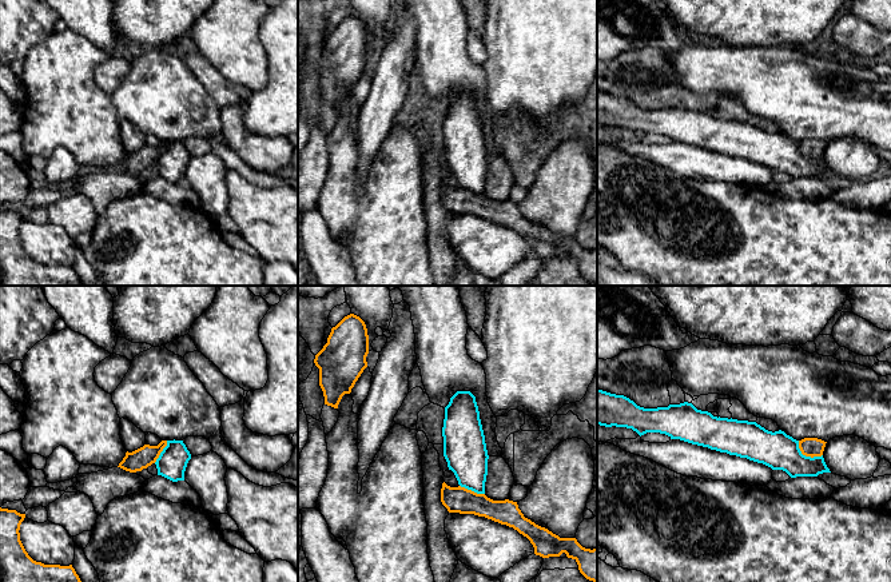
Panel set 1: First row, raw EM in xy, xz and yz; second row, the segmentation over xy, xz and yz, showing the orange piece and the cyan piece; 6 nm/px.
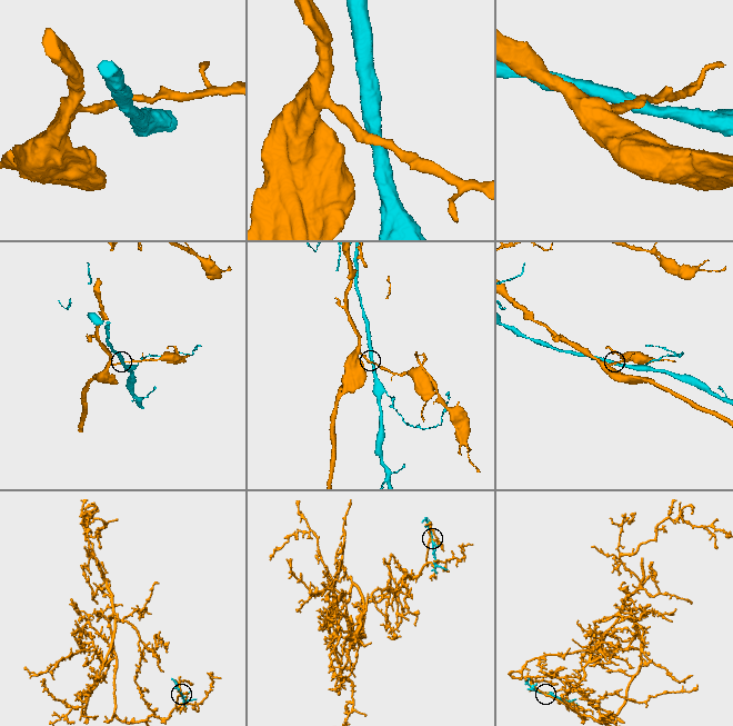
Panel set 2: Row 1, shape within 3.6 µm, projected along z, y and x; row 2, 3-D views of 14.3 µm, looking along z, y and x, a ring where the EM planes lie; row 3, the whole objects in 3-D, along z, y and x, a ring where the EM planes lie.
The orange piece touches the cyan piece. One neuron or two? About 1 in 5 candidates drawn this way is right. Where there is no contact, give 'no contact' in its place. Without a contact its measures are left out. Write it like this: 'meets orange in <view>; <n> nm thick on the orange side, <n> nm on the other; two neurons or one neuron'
meets orange in yz; 110 nm thick on the orange side, 220 nm on the other; two neurons

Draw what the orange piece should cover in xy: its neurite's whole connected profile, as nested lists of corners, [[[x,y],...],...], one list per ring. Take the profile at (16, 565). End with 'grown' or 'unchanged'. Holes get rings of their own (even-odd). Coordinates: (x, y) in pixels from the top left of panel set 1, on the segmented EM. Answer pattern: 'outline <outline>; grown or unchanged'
outline [[[0,507],[0,582],[81,582],[72,565],[33,561],[20,541],[25,514]]]; unchanged

